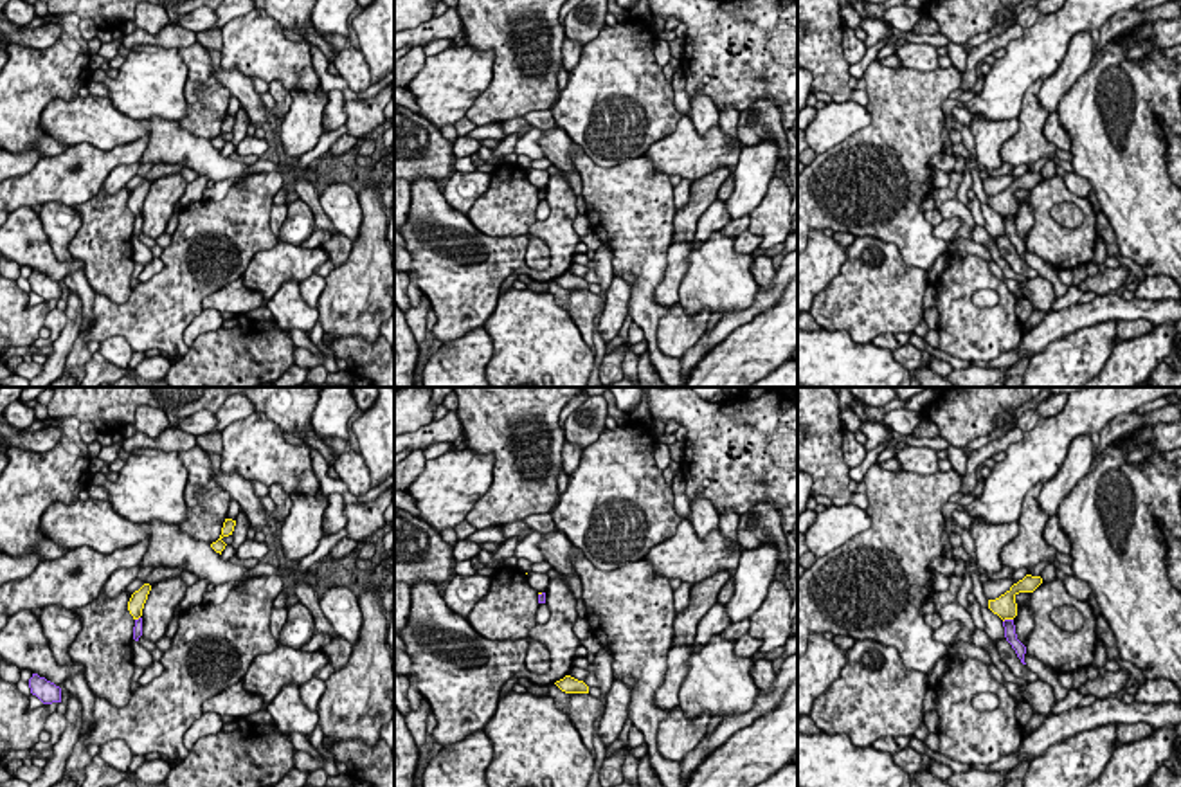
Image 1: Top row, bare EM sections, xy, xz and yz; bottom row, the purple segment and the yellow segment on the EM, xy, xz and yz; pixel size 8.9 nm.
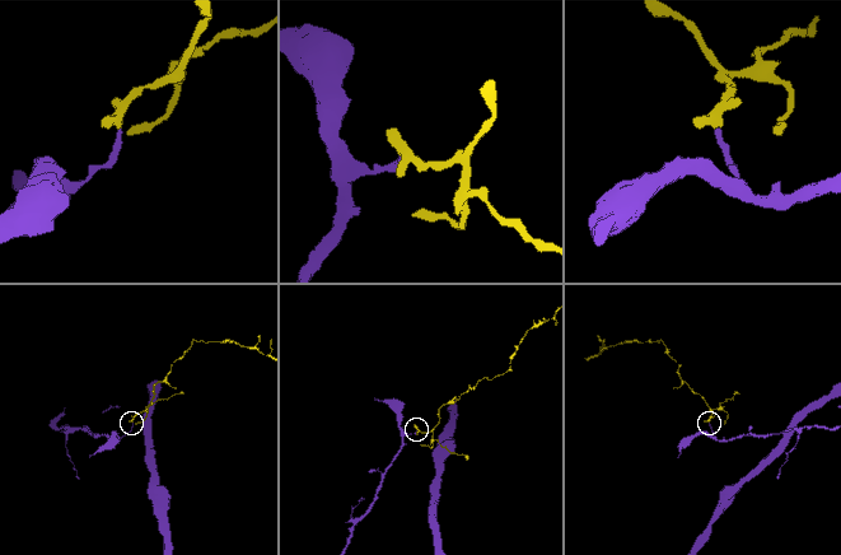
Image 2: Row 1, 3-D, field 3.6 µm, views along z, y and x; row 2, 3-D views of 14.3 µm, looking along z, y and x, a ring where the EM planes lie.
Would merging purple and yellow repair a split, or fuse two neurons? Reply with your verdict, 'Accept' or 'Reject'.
Reject

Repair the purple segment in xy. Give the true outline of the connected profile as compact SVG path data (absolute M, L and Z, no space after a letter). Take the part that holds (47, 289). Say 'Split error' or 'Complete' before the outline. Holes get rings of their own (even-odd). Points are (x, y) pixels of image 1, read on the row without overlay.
Complete. M38 270L29 276L29 285L43 301L61 299L61 285Z

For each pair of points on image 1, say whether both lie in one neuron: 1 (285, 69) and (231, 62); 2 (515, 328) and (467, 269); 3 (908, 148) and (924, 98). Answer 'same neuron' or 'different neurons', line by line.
1: same neuron
2: different neurons
3: same neuron

